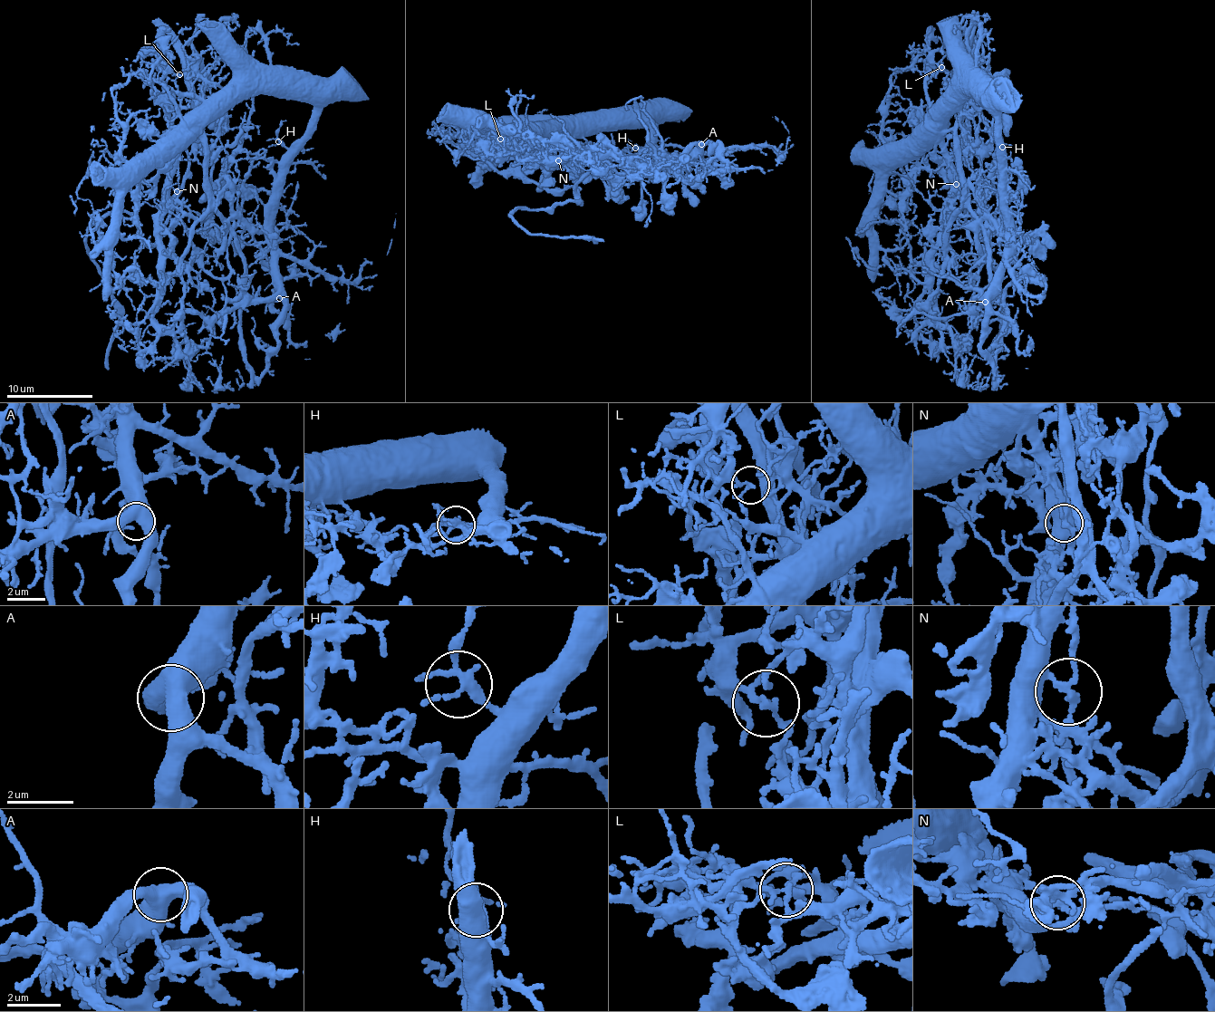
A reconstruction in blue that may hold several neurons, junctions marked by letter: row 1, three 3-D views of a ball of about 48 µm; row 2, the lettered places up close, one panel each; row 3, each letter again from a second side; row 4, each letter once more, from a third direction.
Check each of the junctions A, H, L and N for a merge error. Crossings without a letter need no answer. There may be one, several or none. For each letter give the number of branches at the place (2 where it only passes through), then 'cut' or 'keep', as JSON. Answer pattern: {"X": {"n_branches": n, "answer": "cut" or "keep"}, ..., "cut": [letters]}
{"A": {"n_branches": 3, "answer": "keep"}, "H": {"n_branches": 4, "answer": "keep"}, "L": {"n_branches": 3, "answer": "cut"}, "N": {"n_branches": 3, "answer": "cut"}, "cut": ["L", "N"]}

